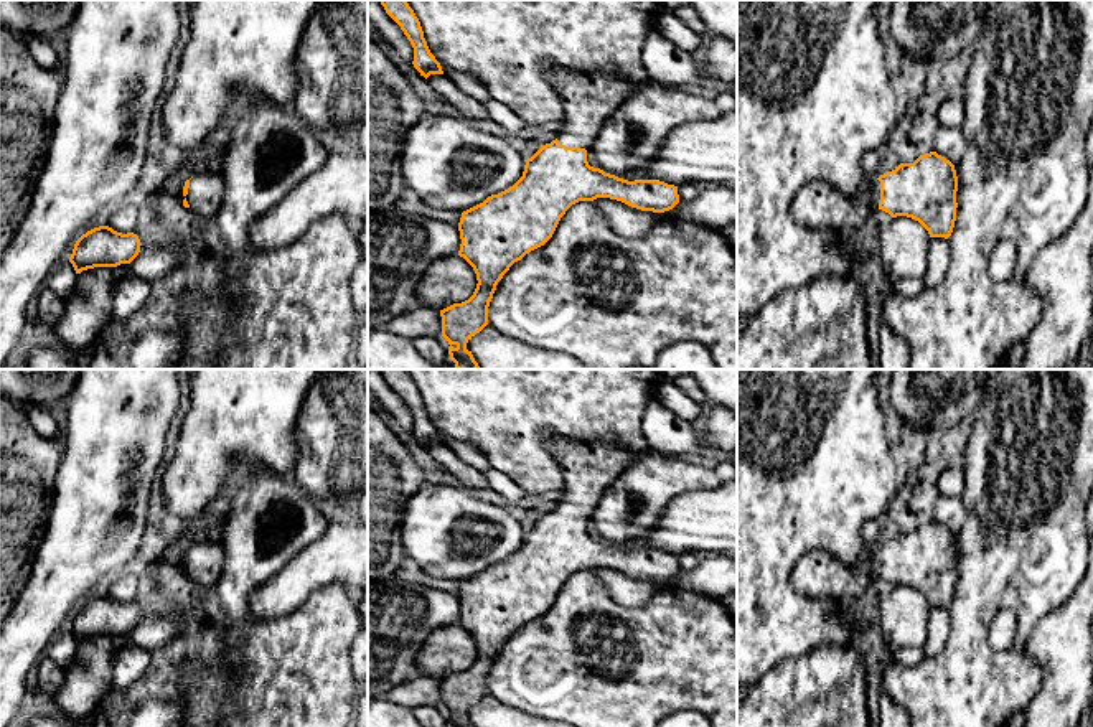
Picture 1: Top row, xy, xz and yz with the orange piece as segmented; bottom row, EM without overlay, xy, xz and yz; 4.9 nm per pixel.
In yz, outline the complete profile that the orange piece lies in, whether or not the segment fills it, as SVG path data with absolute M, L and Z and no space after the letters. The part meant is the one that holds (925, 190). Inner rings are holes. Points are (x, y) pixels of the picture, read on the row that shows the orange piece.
M930 152L870 180L865 190L854 195L828 183L809 183L795 196L791 214L805 227L857 236L865 219L882 209L892 218L918 221L930 237L948 239L956 221L956 191L955 165Z

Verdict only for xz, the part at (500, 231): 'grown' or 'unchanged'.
grown

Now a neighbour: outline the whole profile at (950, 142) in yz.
M940 125L935 132L933 152L945 157L953 165L958 163L966 152L966 137L963 130Z

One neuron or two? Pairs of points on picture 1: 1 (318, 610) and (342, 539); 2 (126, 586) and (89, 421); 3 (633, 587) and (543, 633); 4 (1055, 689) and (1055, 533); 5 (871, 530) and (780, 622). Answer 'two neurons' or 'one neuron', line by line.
1: two neurons
2: two neurons
3: two neurons
4: two neurons
5: two neurons

